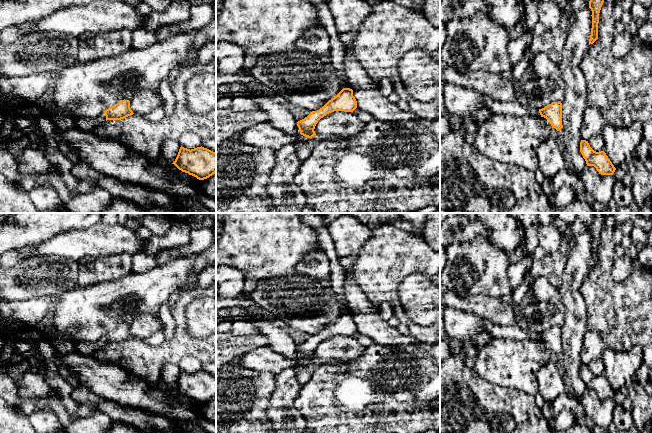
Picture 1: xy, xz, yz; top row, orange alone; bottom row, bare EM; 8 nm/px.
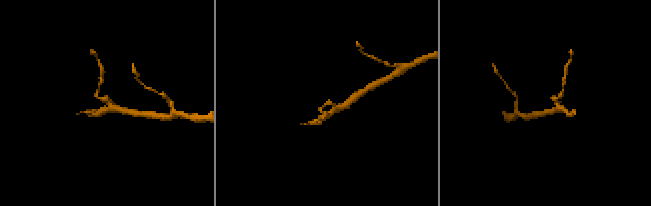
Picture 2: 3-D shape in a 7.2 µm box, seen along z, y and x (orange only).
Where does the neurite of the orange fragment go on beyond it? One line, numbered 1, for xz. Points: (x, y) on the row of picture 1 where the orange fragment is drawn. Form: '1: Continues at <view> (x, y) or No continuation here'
1: No continuation here

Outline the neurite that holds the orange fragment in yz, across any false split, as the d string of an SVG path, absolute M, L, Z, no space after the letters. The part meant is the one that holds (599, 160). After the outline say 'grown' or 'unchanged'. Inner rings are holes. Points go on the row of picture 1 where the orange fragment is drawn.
M581 140L580 152L587 166L594 166L601 175L613 175L616 168L604 151L594 151L588 141Z; unchanged

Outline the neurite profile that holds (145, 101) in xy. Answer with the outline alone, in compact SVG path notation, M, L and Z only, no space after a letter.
M145 89L137 92L130 100L130 108L134 114L145 117L150 112L164 104L160 94Z

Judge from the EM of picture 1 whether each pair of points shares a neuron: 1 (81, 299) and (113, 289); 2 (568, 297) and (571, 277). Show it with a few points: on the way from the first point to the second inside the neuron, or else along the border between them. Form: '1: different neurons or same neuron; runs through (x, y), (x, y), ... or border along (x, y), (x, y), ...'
1: same neuron; runs through (89, 299), (103, 299), (105, 297)
2: same neuron; runs through (570, 292), (571, 282)

